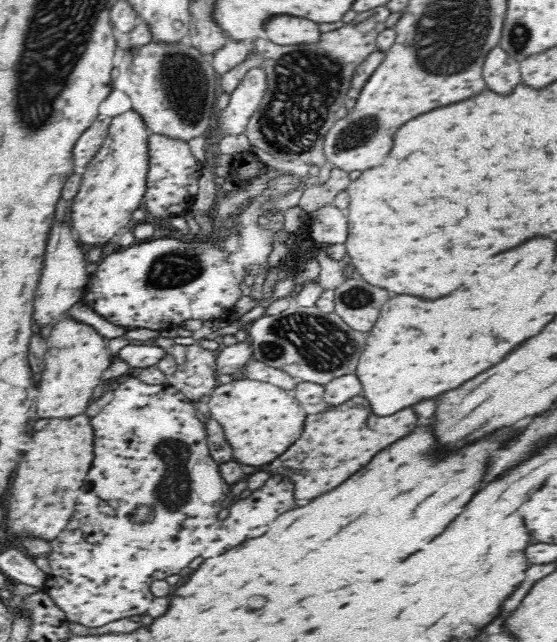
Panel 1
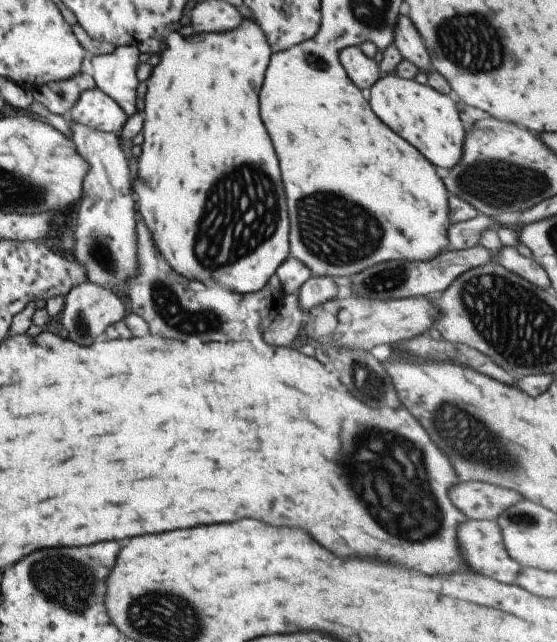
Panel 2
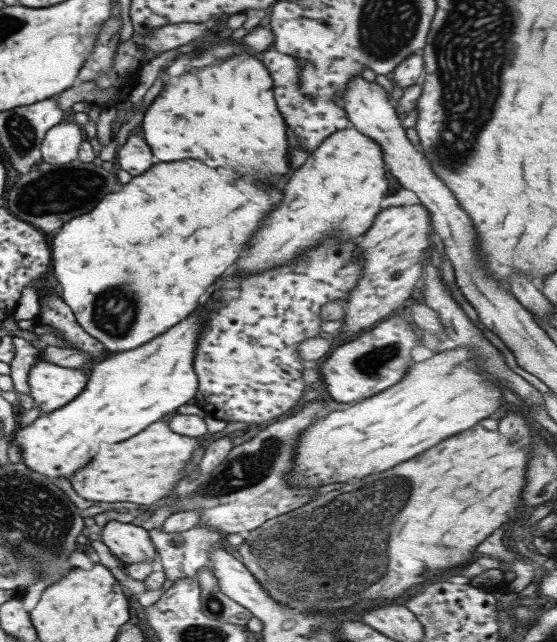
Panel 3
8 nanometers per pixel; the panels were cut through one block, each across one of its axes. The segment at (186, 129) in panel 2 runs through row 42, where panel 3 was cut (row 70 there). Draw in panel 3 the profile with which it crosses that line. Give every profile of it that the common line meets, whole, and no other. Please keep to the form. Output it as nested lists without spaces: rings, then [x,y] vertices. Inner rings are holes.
[[[230,39],[215,40],[205,46],[193,58],[181,58],[183,72],[165,80],[163,90],[147,106],[141,118],[140,129],[155,158],[161,162],[173,162],[183,158],[197,158],[201,162],[217,160],[239,176],[251,176],[251,180],[275,182],[287,170],[287,142],[285,124],[273,102],[272,78],[263,63],[249,56]]]

